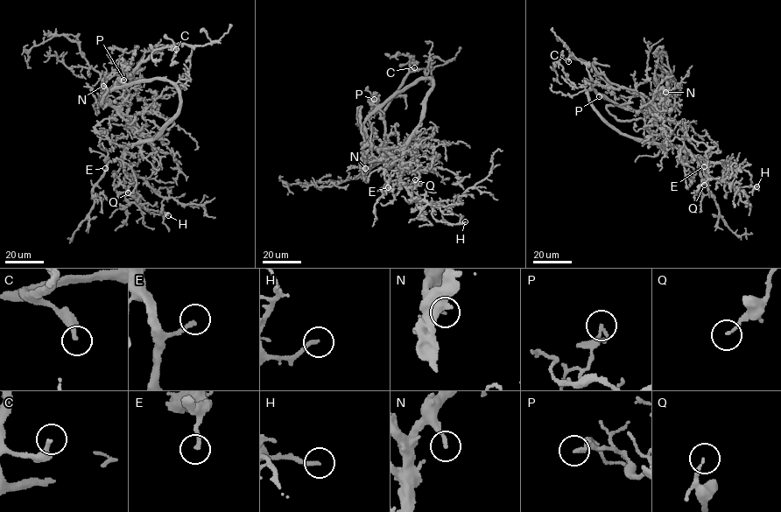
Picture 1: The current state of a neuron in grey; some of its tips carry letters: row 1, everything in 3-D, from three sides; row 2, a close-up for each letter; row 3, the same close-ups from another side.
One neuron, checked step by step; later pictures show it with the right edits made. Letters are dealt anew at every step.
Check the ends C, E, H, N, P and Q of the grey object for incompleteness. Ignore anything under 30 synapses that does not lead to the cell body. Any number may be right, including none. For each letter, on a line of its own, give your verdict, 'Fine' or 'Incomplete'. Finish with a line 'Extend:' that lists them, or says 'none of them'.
C: Fine
E: Fine
H: Fine
N: Fine
P: Fine
Q: Fine
Extend: none of them

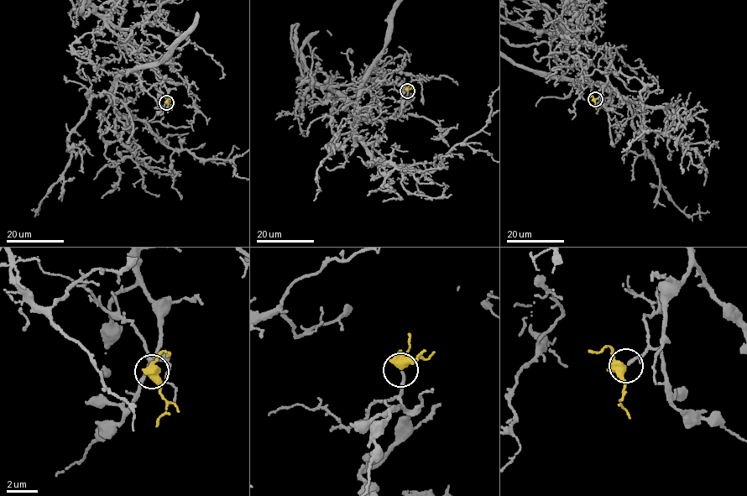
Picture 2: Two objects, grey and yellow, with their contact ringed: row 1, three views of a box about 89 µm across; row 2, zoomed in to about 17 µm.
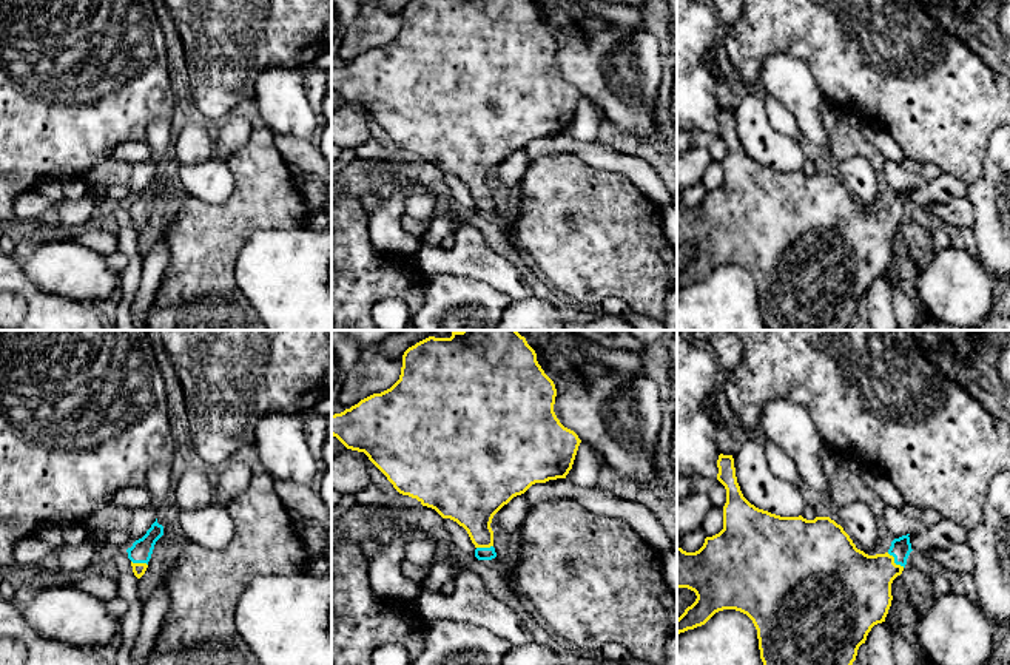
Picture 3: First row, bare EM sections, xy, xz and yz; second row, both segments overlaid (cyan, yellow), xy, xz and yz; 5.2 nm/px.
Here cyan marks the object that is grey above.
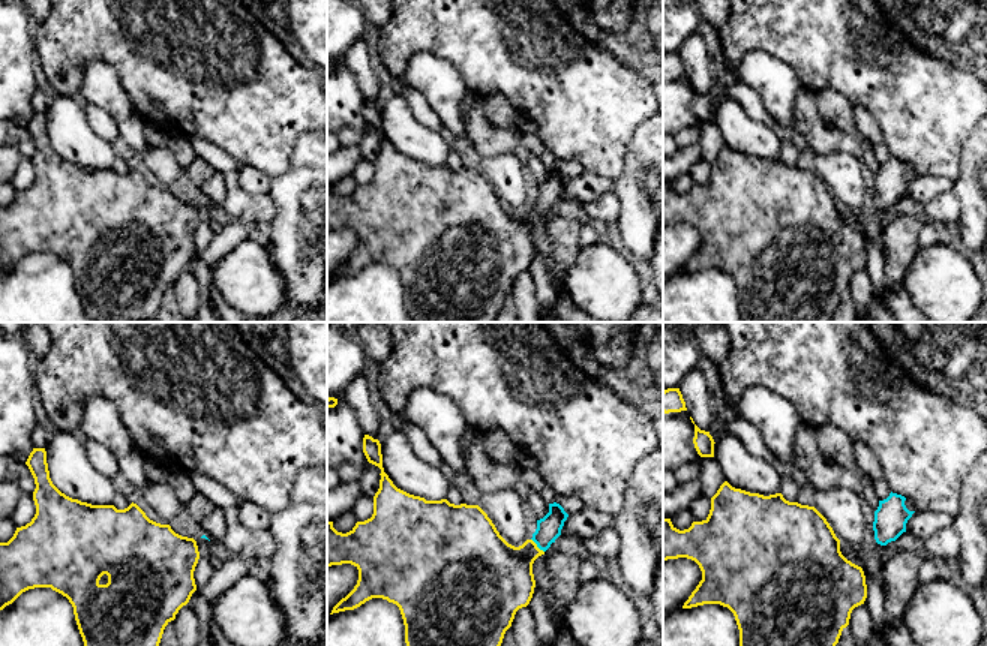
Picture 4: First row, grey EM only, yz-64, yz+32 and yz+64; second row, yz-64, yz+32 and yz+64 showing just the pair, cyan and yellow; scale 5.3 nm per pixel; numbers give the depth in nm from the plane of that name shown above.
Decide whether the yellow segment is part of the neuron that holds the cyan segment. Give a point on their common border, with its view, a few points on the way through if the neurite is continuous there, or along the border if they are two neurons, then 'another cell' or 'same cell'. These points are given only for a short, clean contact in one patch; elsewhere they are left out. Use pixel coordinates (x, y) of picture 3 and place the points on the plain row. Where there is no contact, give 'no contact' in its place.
meets cyan in yz at (895, 216); runs through yz (901, 202), (895, 216), (855, 243); same cell

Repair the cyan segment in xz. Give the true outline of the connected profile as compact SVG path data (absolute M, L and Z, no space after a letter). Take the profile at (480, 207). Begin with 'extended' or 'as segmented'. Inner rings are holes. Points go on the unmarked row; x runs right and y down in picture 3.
extended; M412 0L402 9L399 34L390 43L373 48L350 63L332 69L332 89L347 103L364 106L399 148L416 153L423 160L435 164L443 173L450 173L463 181L476 202L475 211L492 214L497 211L490 182L493 170L532 139L566 133L572 123L581 94L557 73L554 66L555 51L555 39L538 19L537 8L530 0Z

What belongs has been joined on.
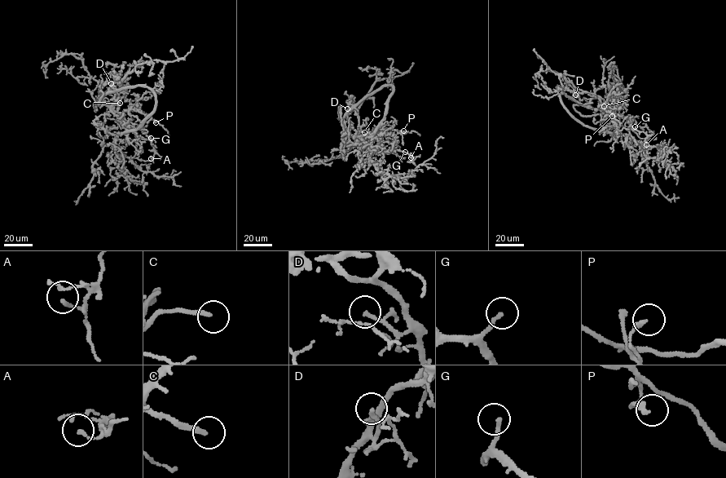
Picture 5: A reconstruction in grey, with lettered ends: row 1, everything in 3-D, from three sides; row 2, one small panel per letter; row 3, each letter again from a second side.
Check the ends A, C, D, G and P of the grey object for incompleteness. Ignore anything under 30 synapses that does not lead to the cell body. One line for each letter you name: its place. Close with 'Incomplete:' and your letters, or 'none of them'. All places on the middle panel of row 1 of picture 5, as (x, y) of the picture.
C: place (364, 132)
G: place (405, 152)
Incomplete: C, G

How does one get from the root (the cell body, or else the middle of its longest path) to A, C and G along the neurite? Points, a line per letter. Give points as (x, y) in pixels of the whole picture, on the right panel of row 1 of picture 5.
A: (564, 106), (560, 95), (561, 93), (587, 107), (628, 116), (633, 130), (643, 131), (647, 135), (646, 144)
C: (564, 106), (560, 95), (561, 93), (587, 107), (606, 110), (604, 106)
G: (564, 106), (560, 95), (561, 93), (587, 107), (628, 116), (633, 130), (635, 126)

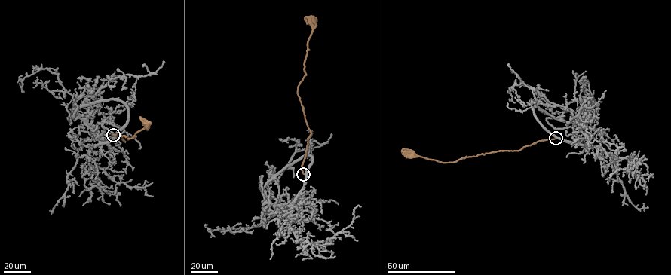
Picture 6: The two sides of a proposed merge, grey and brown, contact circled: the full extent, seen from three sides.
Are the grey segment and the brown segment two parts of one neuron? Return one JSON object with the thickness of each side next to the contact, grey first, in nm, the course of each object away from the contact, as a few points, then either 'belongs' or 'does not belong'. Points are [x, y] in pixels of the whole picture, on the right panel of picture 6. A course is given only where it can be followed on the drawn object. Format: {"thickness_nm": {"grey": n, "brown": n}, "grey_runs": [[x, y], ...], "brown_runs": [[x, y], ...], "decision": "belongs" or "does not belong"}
{"thickness_nm": {"grey": 320, "brown": 260}, "grey_runs": [[556, 138], [537, 119], [534, 107], [559, 120], [577, 123], [591, 99], [586, 80], [586, 98], [595, 106]], "brown_runs": [[556, 138], [539, 141], [519, 150], [467, 156], [452, 162], [442, 162], [412, 154], [406, 154], [406, 151]], "decision": "belongs"}

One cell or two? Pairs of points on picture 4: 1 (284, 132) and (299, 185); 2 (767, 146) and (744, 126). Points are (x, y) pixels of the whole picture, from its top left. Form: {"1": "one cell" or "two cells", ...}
{"1": "two cells", "2": "one cell"}

